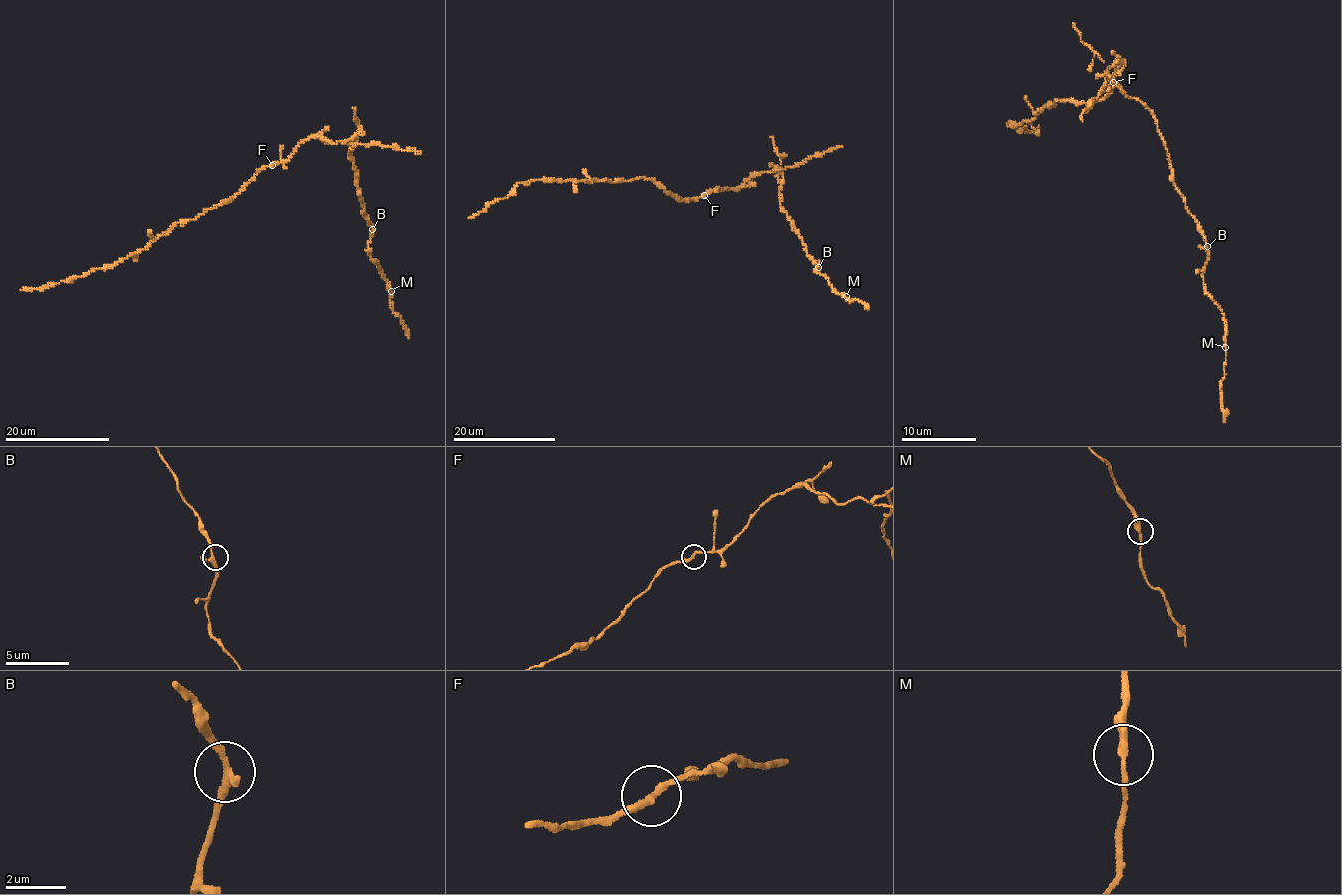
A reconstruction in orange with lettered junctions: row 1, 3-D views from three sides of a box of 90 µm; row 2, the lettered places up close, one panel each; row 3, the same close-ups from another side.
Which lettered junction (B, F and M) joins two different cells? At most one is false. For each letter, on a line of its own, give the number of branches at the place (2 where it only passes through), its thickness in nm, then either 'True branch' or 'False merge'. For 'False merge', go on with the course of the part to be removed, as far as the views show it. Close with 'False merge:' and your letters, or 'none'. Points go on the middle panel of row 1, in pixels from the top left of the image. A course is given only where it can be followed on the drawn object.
B: Branches: 2. Thickness 240 nm. True branch
F: Branches: 2. Thickness 200 nm. True branch
M: Branches: 2. Thickness 240 nm. True branch
False merge: none

